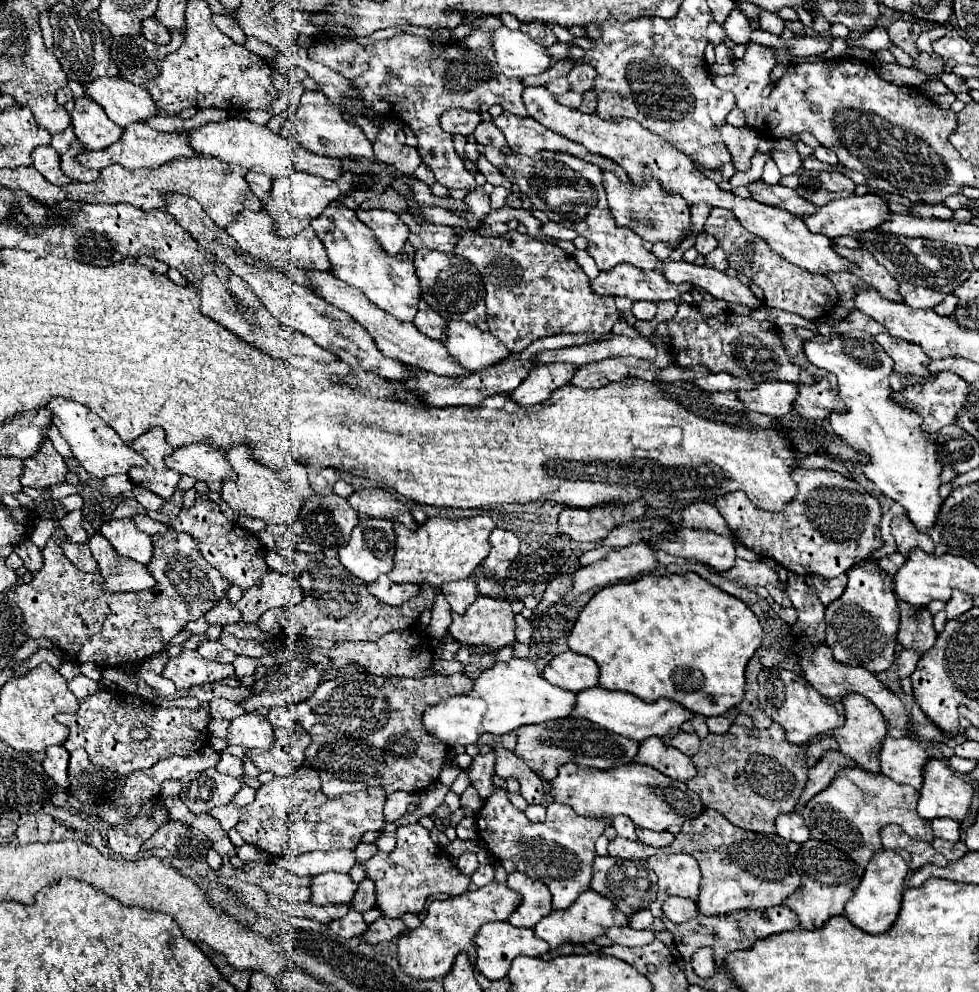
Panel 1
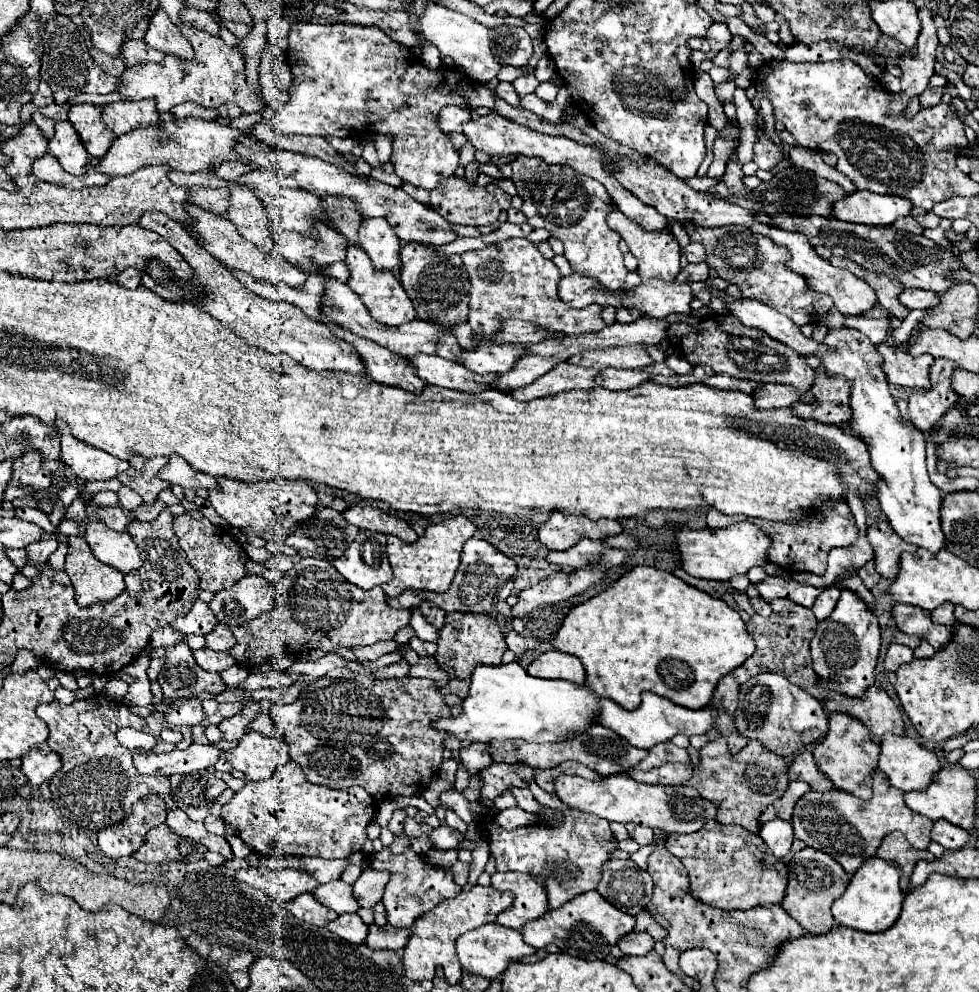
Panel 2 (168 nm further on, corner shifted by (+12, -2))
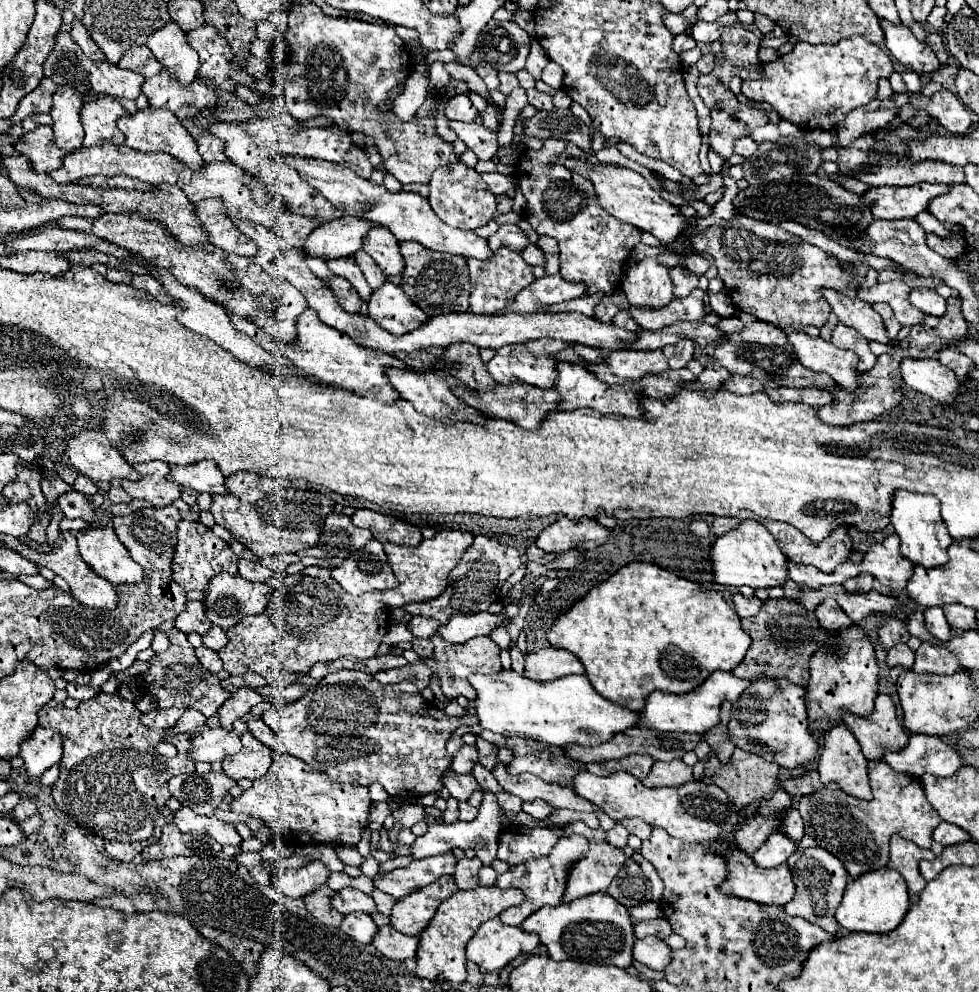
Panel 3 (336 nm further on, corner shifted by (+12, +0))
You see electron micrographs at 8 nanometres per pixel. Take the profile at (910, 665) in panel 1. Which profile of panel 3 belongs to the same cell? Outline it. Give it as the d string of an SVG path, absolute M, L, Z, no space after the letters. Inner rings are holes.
M902 644L902 646L894 646L894 648L888 650L886 662L888 662L888 666L912 668L912 664L914 664L914 652L912 652L906 644Z

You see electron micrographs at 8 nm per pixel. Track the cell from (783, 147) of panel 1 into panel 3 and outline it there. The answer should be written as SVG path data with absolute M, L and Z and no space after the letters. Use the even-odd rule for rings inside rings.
M740 138L738 142L736 142L736 146L734 146L734 152L736 154L740 154L740 156L744 156L744 158L750 158L750 154L756 154L756 150L758 150L758 142L756 140L752 140L752 138Z

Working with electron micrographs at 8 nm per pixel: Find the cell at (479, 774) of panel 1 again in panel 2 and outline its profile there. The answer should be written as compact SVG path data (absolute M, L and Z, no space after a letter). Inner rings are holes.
M490 764L486 770L480 772L480 778L480 800L494 800L510 788L528 788L528 784L508 764Z

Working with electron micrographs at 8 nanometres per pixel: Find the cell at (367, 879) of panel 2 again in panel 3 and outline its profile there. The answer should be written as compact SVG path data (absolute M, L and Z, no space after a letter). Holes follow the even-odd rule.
M452 852L442 854L442 856L414 860L408 868L396 868L392 872L378 874L374 878L374 888L394 898L402 898L412 890L432 884L436 878L444 874L452 874L454 866L456 866L456 858Z

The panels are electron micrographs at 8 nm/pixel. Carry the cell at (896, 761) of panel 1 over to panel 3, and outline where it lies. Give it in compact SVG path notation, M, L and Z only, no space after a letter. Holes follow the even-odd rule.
M912 734L908 746L898 752L886 752L884 762L902 774L932 774L936 778L952 776L962 766L954 748L944 744L940 738L926 734Z

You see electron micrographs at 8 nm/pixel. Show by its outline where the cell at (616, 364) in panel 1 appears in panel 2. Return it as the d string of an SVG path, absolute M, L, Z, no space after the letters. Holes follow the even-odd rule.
M650 364L642 370L614 370L614 368L604 368L598 376L598 386L602 388L614 388L614 390L626 390L640 386L642 382L648 382L652 376L664 374L670 376L674 374L666 364Z

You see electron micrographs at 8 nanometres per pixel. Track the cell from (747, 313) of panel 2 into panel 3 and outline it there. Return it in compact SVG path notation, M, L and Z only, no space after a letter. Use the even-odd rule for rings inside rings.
M792 326L782 328L782 332L786 334L788 342L796 350L798 360L806 368L830 374L836 380L836 384L848 392L858 388L858 372L856 372L858 358L854 356L854 352L840 350L830 340L824 340L820 336L818 338L808 336L806 332L800 332Z

